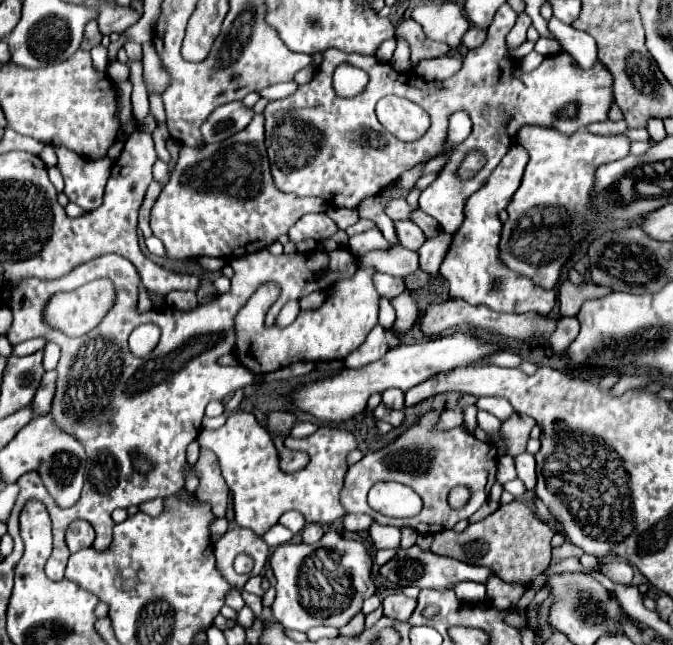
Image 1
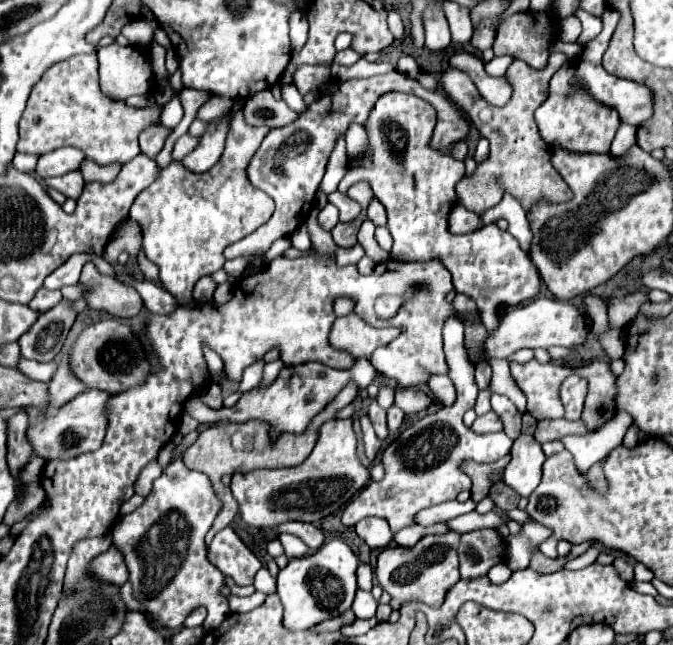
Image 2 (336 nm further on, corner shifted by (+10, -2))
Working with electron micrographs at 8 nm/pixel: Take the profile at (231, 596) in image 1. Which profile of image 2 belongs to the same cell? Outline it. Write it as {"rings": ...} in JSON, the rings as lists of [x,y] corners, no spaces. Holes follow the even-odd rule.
{"rings":[[[255,592],[249,597],[238,597],[235,595],[230,595],[229,608],[231,613],[246,613],[257,607],[259,607],[266,599],[266,595]]]}

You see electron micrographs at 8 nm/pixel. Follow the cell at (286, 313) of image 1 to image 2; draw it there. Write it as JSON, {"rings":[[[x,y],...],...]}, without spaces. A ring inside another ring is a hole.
{"rings":[[[259,360],[259,362],[251,364],[249,368],[245,368],[243,378],[241,378],[241,382],[239,382],[239,394],[245,394],[245,392],[249,392],[249,390],[253,390],[253,388],[259,386],[259,382],[261,382],[261,378],[263,378],[263,364],[265,364],[265,362]]]}

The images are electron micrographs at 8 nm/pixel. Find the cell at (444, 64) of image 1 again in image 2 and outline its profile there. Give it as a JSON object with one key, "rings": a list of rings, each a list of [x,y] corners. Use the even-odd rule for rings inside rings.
{"rings":[[[495,56],[493,60],[485,64],[485,70],[487,70],[487,74],[491,74],[491,76],[503,76],[511,62],[513,62],[511,56],[499,56],[499,58]]]}

